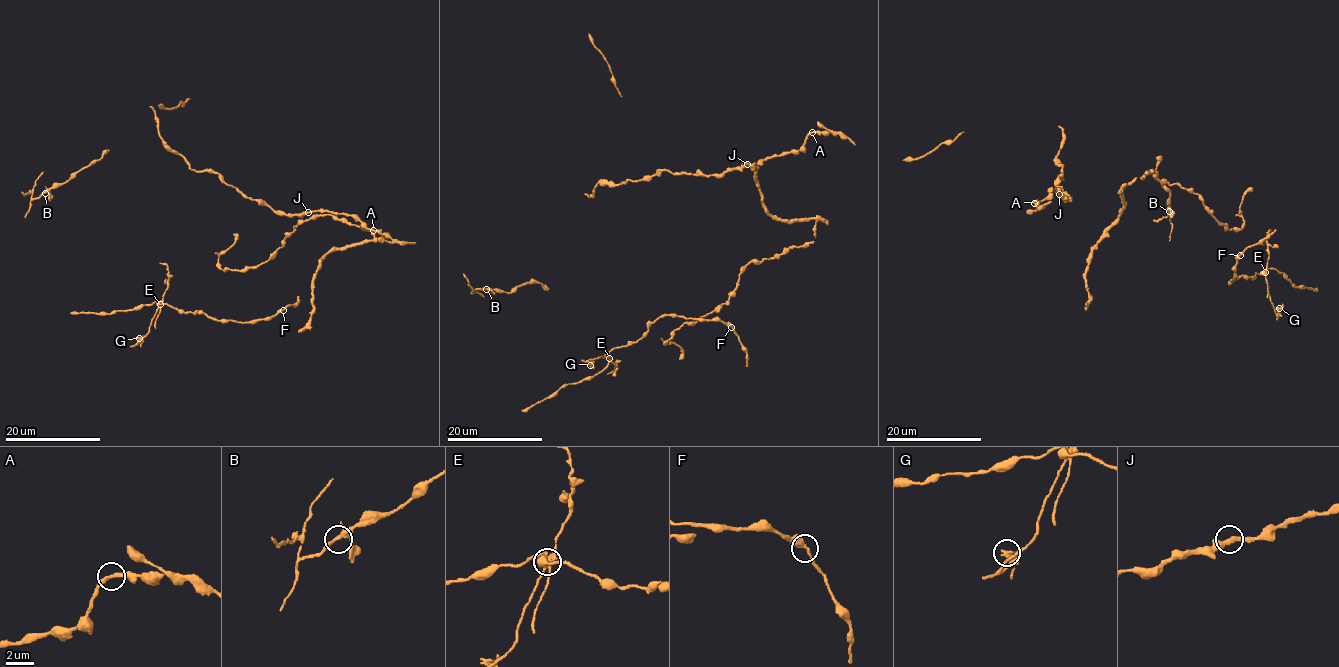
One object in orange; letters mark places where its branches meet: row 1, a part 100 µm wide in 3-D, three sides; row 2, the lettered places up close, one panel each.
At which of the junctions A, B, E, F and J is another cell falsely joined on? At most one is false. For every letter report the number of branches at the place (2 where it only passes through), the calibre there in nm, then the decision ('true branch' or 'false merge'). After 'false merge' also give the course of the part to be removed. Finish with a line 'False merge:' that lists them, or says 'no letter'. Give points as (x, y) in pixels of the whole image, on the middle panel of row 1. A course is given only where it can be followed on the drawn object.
A: 2 | 280 nm | true branch
B: 4 | 280 nm | true branch
E: 5 | 300 nm | false merge | (608, 359), (582, 360)
F: 2 | 320 nm | true branch
J: 2 | 340 nm | true branch
False merge: E

